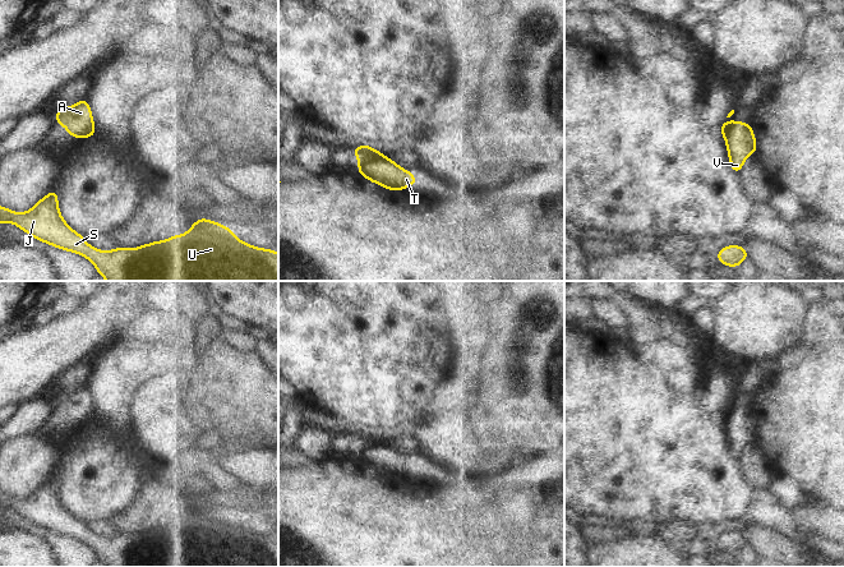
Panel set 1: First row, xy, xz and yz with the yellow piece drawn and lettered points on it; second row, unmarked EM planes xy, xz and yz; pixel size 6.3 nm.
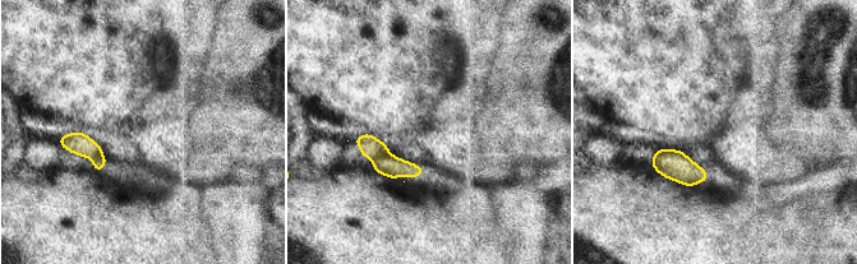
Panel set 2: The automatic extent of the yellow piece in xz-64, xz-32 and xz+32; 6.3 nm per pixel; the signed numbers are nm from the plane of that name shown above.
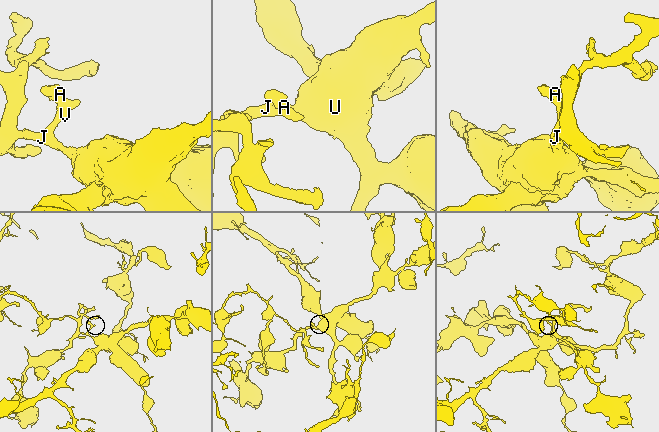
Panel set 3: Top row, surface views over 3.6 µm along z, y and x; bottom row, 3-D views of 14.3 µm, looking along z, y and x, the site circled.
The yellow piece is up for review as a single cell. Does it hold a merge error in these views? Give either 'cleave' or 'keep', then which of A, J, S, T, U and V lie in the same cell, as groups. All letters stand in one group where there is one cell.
cleave | A / J S T U V

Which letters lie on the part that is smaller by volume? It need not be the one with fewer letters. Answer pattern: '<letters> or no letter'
A

